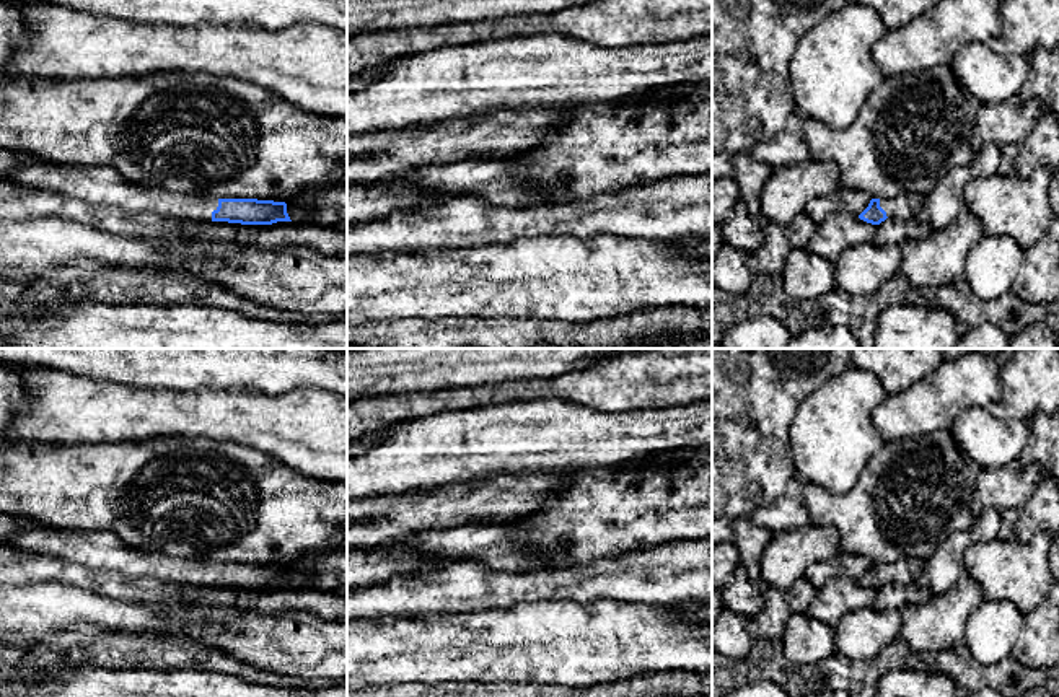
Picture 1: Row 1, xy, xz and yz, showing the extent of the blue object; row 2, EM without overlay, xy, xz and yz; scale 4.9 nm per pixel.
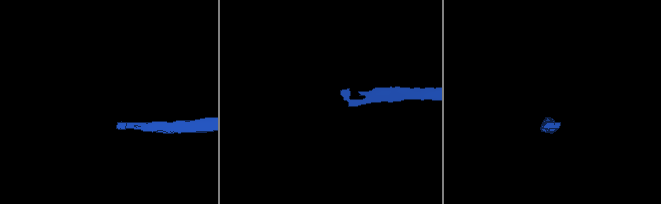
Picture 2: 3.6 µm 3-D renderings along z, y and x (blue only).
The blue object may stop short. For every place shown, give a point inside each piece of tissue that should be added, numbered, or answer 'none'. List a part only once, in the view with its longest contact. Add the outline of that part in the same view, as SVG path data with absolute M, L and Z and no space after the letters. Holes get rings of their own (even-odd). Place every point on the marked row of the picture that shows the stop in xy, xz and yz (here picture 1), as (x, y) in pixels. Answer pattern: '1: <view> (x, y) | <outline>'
1: xy (98, 186) | M37 160L16 168L13 179L28 189L85 200L94 207L111 205L125 213L155 213L166 220L212 221L212 212L218 207L215 197L148 189L109 168Z

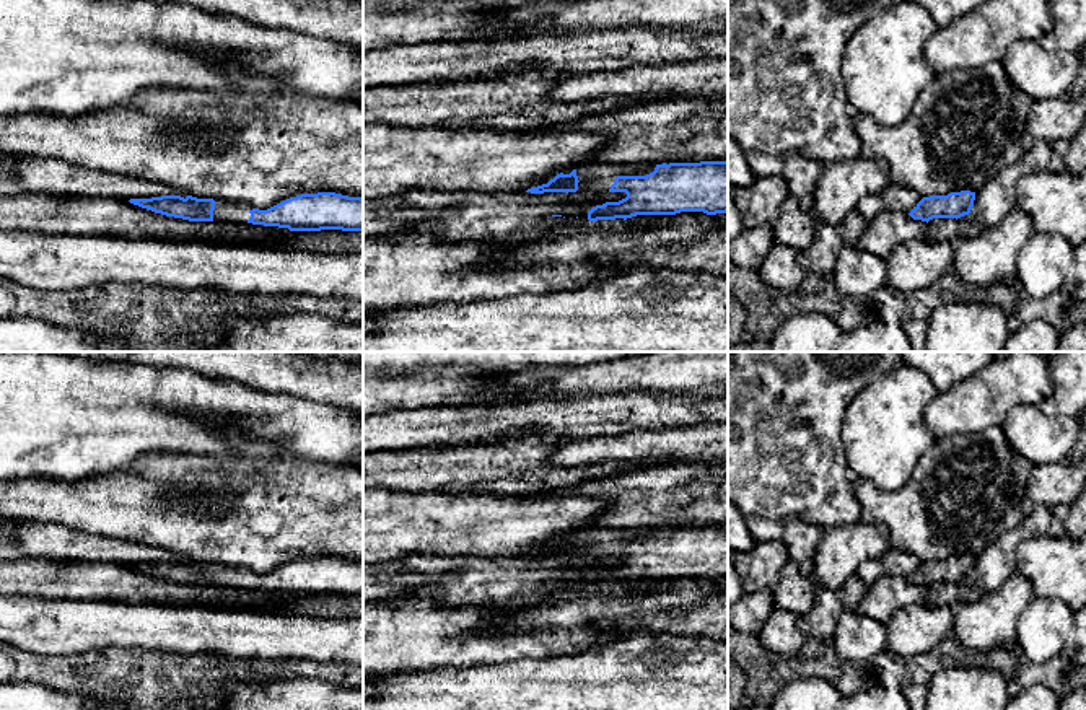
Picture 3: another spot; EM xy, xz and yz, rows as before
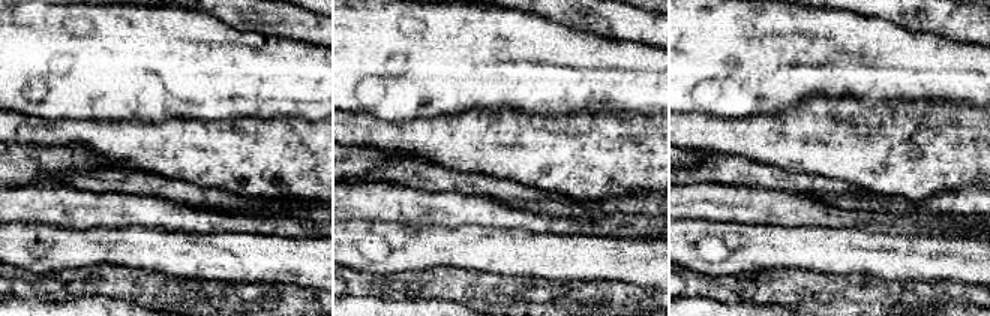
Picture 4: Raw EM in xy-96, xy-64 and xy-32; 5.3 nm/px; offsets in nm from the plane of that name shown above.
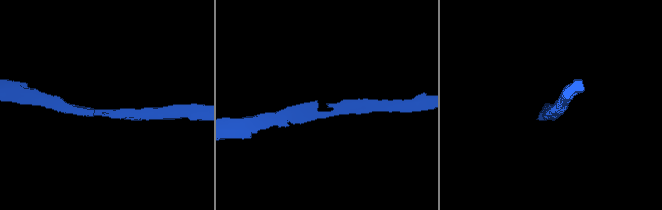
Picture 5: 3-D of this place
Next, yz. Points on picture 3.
none

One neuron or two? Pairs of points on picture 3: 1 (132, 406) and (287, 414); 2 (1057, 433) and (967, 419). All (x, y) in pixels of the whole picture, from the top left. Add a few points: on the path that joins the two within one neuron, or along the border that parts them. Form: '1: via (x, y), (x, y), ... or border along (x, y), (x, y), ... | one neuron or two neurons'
1: via (171, 398), (228, 398), (248, 409) | one neuron
2: border along (1034, 404), (1016, 404), (1000, 425) | two neurons

